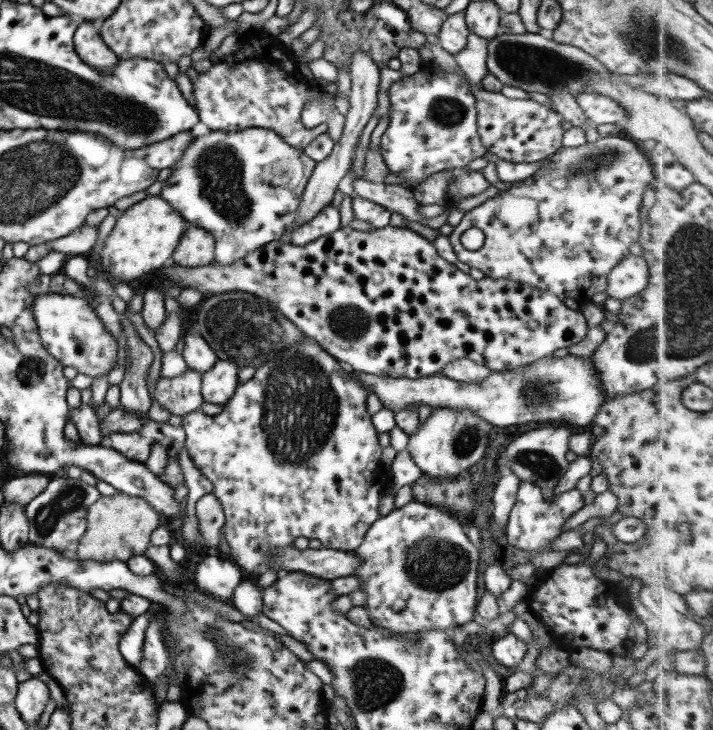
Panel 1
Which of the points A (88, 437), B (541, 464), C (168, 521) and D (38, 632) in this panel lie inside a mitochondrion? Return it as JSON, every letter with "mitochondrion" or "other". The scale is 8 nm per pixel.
{"A":"other","B":"mitochondrion","C":"other","D":"other"}

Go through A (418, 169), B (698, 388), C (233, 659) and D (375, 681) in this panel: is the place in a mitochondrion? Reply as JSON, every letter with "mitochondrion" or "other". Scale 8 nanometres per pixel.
{"A":"other","B":"other","C":"mitochondrion","D":"mitochondrion"}

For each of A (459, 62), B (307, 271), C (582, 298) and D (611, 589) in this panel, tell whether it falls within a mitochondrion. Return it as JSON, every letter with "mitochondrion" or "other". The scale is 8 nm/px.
{"A":"other","B":"other","C":"other","D":"other"}

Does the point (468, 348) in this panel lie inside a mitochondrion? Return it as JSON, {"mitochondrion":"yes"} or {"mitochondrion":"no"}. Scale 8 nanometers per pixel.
{"mitochondrion":"no"}

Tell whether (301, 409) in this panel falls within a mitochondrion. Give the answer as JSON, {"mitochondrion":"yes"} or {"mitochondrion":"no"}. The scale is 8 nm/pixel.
{"mitochondrion":"yes"}

